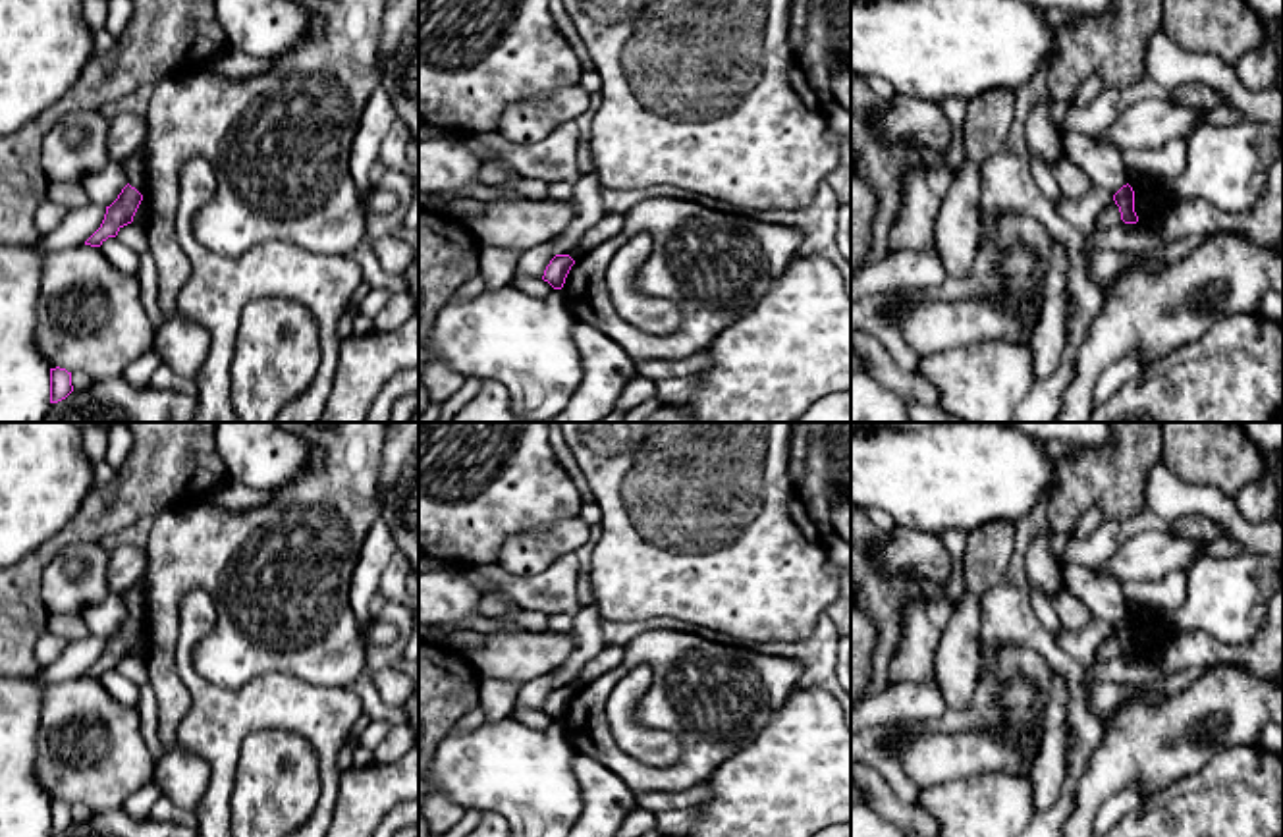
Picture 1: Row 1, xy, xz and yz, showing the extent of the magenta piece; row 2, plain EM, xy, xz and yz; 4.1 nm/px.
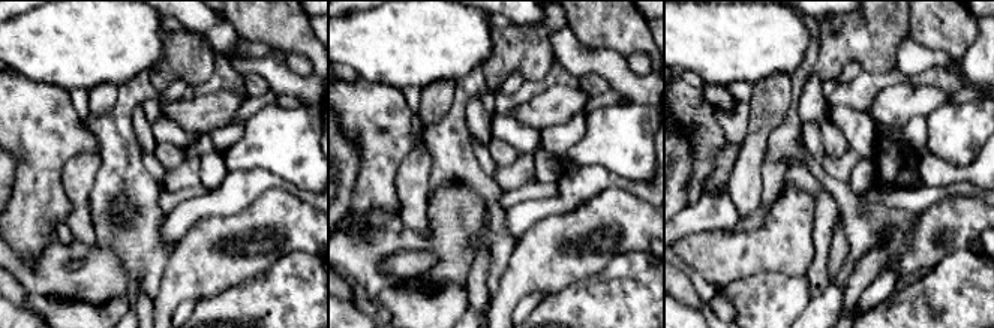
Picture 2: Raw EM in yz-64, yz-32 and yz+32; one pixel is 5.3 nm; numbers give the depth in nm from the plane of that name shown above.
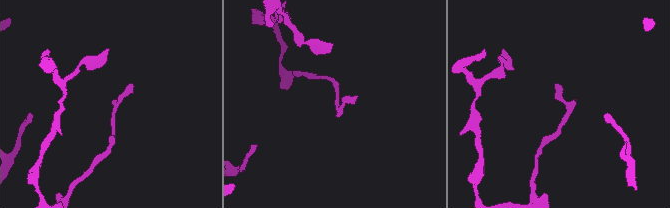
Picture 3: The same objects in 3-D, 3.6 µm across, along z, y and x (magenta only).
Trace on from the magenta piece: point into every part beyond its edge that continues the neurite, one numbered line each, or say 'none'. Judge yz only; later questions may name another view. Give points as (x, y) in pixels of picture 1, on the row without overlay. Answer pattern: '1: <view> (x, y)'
none

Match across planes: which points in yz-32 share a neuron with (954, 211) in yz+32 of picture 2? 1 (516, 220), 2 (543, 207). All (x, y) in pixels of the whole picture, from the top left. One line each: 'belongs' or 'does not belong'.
1: does not belong
2: does not belong

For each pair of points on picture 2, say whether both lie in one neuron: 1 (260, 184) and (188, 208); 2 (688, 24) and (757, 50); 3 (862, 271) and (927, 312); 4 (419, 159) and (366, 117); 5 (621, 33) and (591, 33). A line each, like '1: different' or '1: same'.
1: same
2: same
3: different
4: different
5: same

